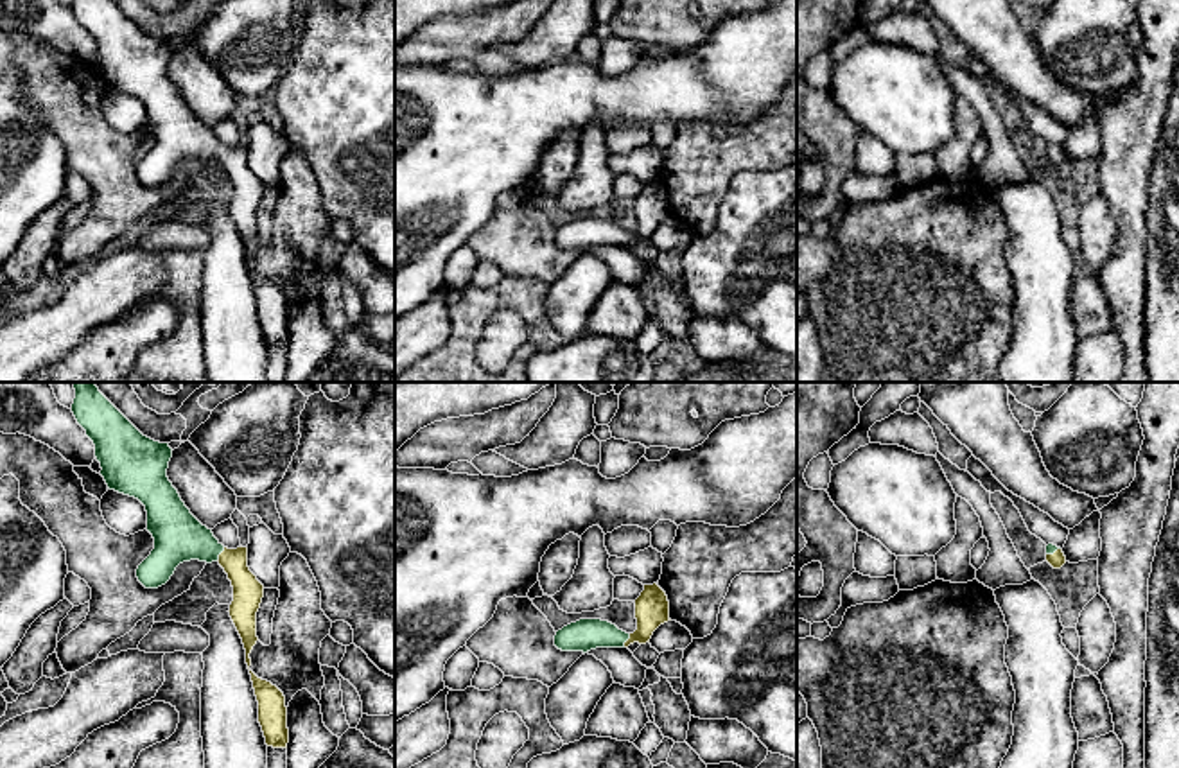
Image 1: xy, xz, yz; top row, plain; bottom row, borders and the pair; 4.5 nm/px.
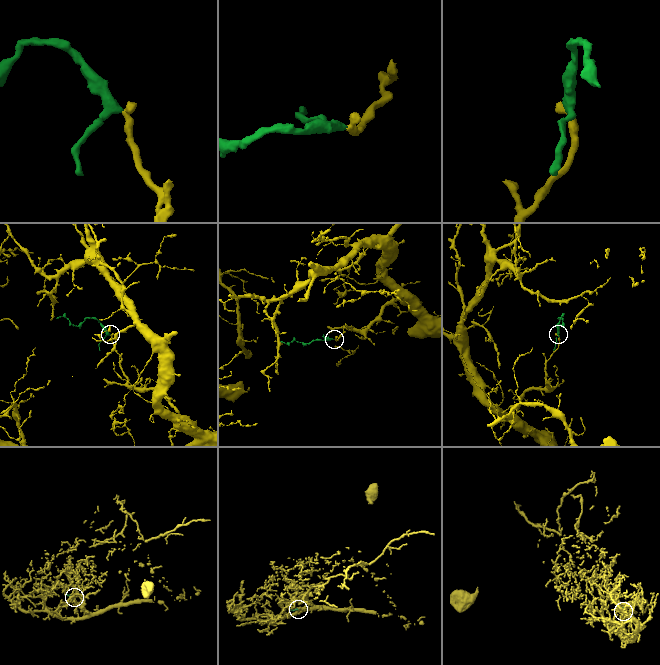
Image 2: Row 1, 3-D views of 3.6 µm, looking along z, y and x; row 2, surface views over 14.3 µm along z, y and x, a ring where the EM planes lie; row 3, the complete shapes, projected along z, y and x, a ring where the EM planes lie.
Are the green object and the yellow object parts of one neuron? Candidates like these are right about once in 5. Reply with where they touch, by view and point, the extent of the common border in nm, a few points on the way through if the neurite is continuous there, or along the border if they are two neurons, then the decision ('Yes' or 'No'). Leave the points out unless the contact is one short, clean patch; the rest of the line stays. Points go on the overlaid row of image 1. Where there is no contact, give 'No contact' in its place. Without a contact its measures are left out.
Touches green at xy (219, 553). Shared border 80 nm. Path across: xy (178, 535), (219, 553), (239, 573), (248, 593). Yes

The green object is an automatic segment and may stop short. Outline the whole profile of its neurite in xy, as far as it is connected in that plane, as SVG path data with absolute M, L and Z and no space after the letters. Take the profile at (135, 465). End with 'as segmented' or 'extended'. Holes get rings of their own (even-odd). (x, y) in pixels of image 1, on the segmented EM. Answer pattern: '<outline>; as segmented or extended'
M74 382L72 413L95 445L109 490L138 499L147 511L154 549L138 565L145 589L165 585L183 562L217 562L233 587L230 617L242 639L248 669L257 644L257 612L264 585L248 567L248 547L228 549L185 506L167 477L172 449L144 436L93 382Z; extended

